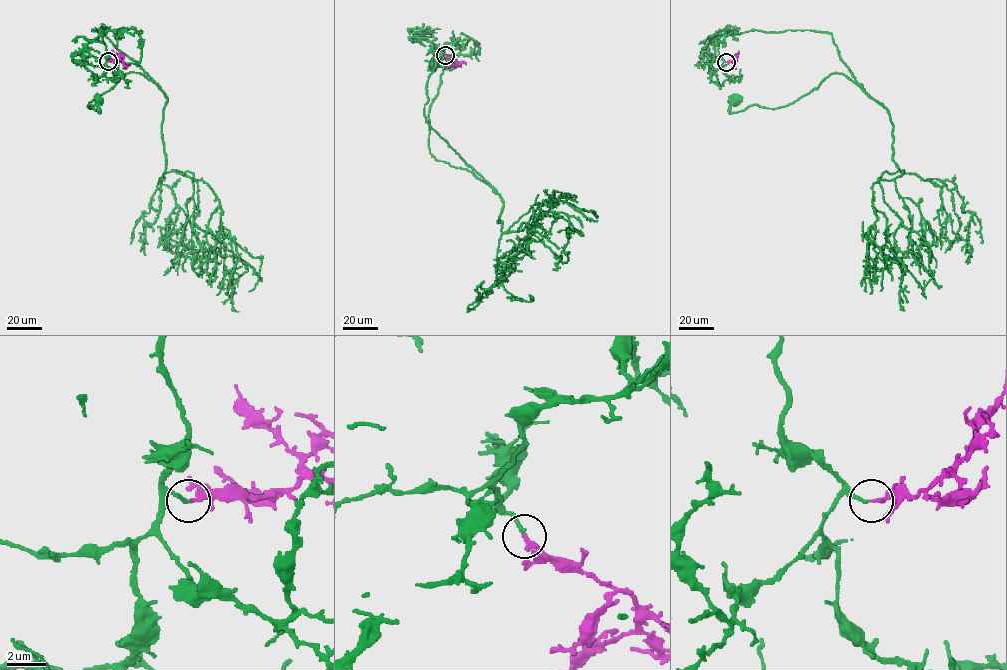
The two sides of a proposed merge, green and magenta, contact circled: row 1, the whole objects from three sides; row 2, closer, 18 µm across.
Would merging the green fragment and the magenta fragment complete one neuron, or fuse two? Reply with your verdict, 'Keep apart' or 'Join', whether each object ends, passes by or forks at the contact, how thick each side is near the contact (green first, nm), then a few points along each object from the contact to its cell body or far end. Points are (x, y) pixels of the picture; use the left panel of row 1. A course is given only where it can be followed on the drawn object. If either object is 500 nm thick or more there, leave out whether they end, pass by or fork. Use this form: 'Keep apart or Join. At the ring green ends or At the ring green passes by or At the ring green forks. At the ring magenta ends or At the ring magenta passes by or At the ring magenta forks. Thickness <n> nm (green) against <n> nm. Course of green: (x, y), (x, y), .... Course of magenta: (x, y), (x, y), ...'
Join. At the ring green ends. At the ring magenta ends. Thickness 170 nm (green) against 200 nm. Course of green: (108, 61), (105, 29), (92, 29), (154, 83), (128, 72), (87, 106), (99, 113), (98, 100). Course of magenta: (108, 61), (120, 59), (125, 65), (130, 64)

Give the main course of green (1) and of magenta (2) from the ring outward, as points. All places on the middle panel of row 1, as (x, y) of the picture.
1: (445, 55), (439, 48), (443, 69), (429, 113), (430, 153), (490, 186), (425, 120), (435, 62)
2: (445, 55), (466, 64)

